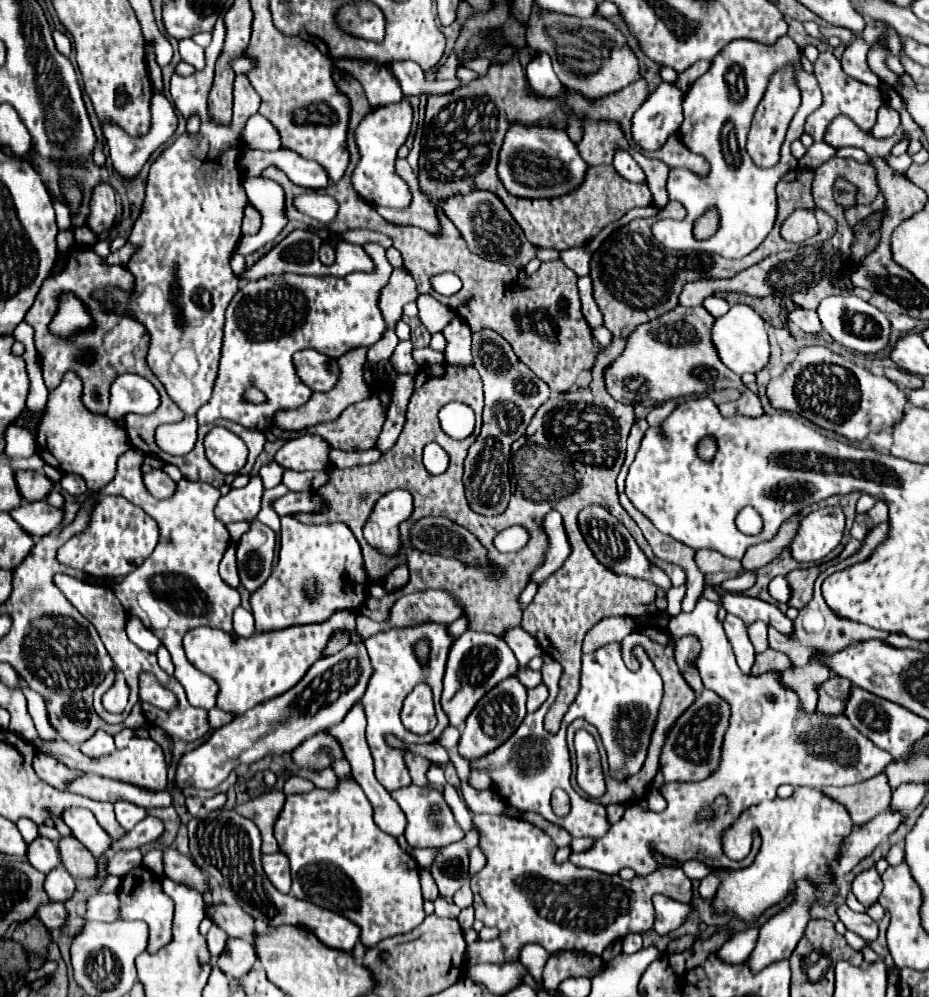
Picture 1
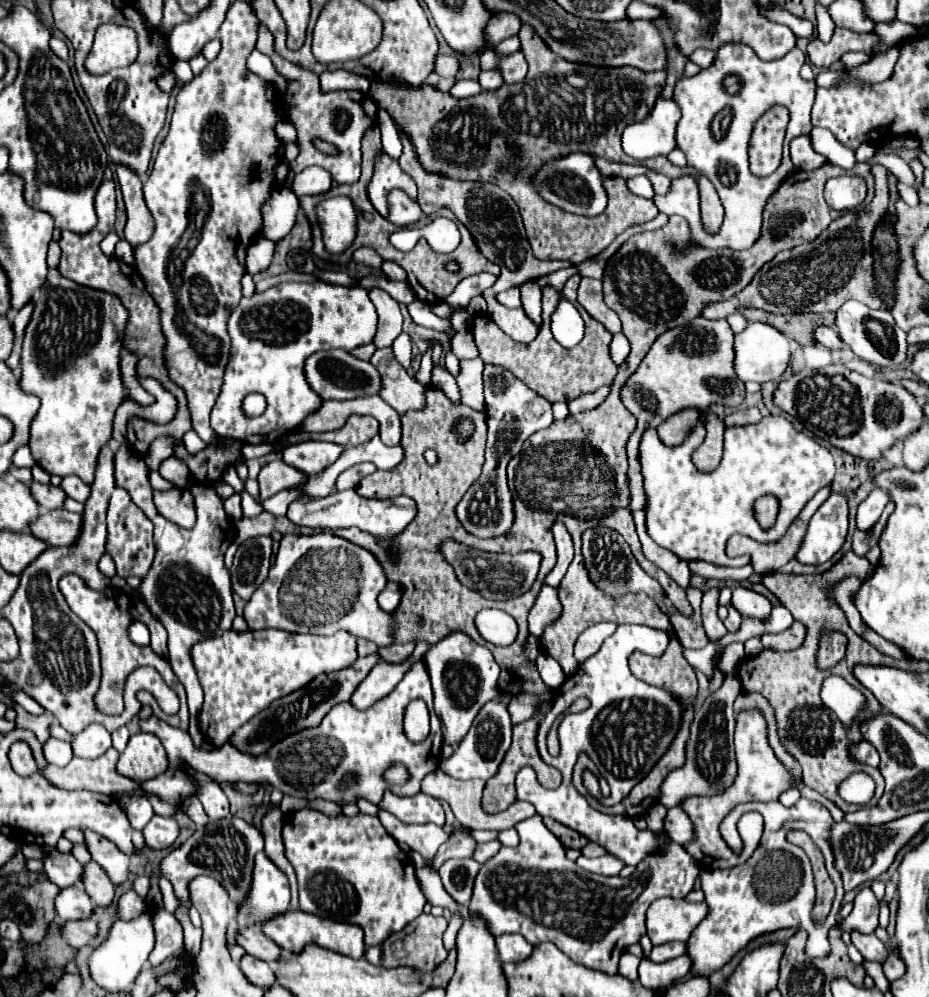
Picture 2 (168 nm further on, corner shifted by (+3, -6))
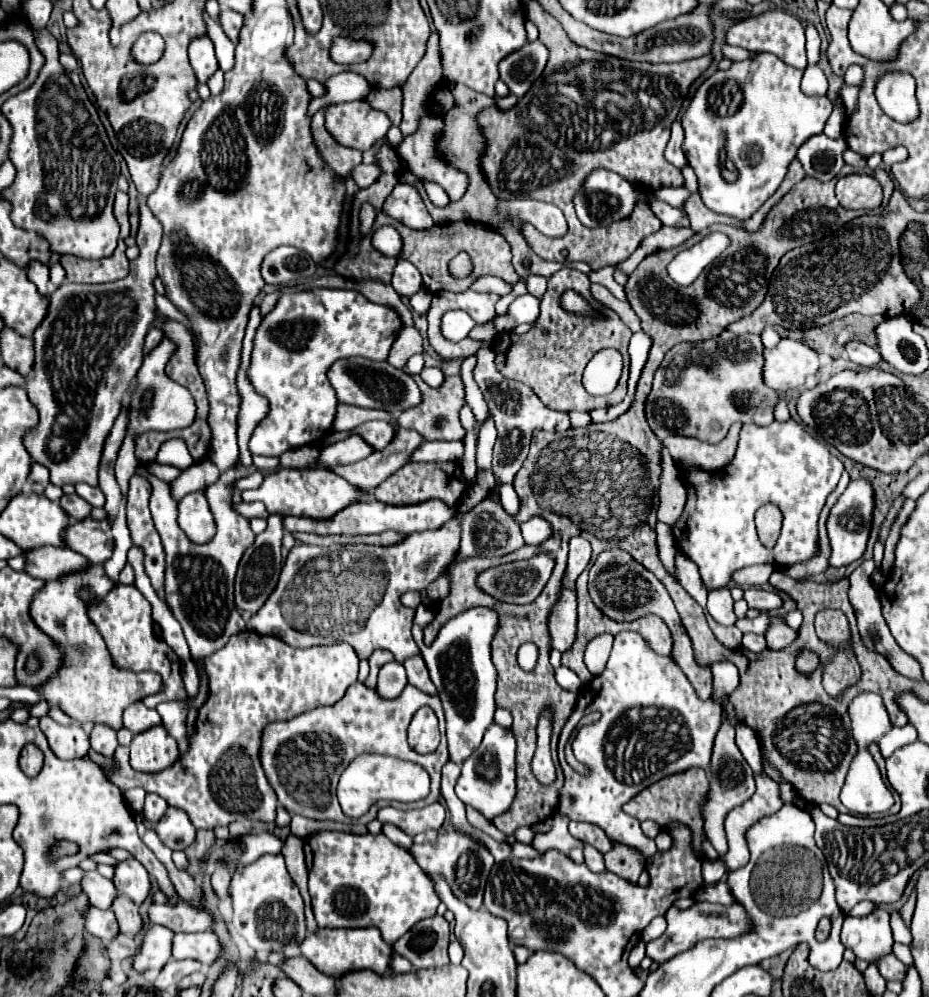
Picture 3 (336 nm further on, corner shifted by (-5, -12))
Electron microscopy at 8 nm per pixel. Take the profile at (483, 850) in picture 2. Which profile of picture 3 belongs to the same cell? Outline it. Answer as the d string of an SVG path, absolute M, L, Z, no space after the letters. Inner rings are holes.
M511 843L511 855L513 857L537 857L539 853L525 843Z

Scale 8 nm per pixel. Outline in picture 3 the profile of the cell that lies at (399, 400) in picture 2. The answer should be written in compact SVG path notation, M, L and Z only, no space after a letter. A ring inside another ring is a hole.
M411 375L415 379L415 383L421 389L421 403L419 407L411 407L405 409L399 417L397 423L403 425L405 429L415 429L417 433L421 433L427 441L433 439L443 439L443 441L461 441L465 437L465 429L459 423L459 409L463 407L463 383L459 381L459 375L455 377L445 377L445 383L441 389L431 389L429 385L425 385L421 381L419 375Z

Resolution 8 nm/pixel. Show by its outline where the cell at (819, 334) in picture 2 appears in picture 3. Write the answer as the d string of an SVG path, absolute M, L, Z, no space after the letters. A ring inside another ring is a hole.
M849 341L845 345L845 351L847 351L847 357L851 361L855 361L857 365L863 365L863 367L873 367L881 361L879 357L879 351L875 347L869 347L861 341Z

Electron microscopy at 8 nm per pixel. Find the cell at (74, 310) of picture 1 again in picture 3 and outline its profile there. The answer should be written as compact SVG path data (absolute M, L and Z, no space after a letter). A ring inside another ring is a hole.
M147 203L139 205L139 231L137 231L137 247L139 257L131 261L131 271L123 281L103 283L103 285L81 285L63 283L49 295L49 309L41 325L33 333L35 347L35 365L31 377L27 377L27 395L31 403L39 409L39 423L29 429L23 437L23 443L29 455L45 465L51 473L53 485L65 483L89 483L97 485L97 467L101 459L101 449L111 431L111 425L123 411L123 397L133 383L141 361L143 361L143 339L151 327L155 315L155 289L153 279L155 257L161 245L163 227L147 207Z

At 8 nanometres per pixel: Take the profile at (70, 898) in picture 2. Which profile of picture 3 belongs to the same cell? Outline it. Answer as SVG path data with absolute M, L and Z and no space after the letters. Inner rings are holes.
M89 907L83 911L83 919L85 919L85 931L99 937L101 941L113 941L115 935L119 933L119 927L117 927L117 921L115 921L115 915L113 911L103 911L103 909L95 909L95 907Z

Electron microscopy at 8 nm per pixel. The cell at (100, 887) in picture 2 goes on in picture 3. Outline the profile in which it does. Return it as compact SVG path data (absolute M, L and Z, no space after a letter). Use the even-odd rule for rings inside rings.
M117 895L115 901L113 901L113 913L117 917L117 923L119 923L119 931L133 937L139 933L141 929L141 917L139 917L139 909L137 905L127 899L125 895Z

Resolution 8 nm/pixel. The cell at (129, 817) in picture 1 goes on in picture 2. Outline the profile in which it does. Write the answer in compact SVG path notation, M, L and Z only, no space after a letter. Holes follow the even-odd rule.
M135 799L135 801L125 809L125 813L127 813L133 829L143 829L143 827L151 821L151 817L155 815L155 813L153 813L153 807L151 807L151 803L149 803L147 799Z

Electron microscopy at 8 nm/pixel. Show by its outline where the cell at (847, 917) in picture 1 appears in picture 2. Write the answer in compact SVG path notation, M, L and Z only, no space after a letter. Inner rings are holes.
M853 931L851 933L851 941L857 947L857 951L863 955L863 959L867 959L867 961L883 963L883 959L887 959L887 955L889 955L887 947L873 933L871 935L863 935L863 933Z

